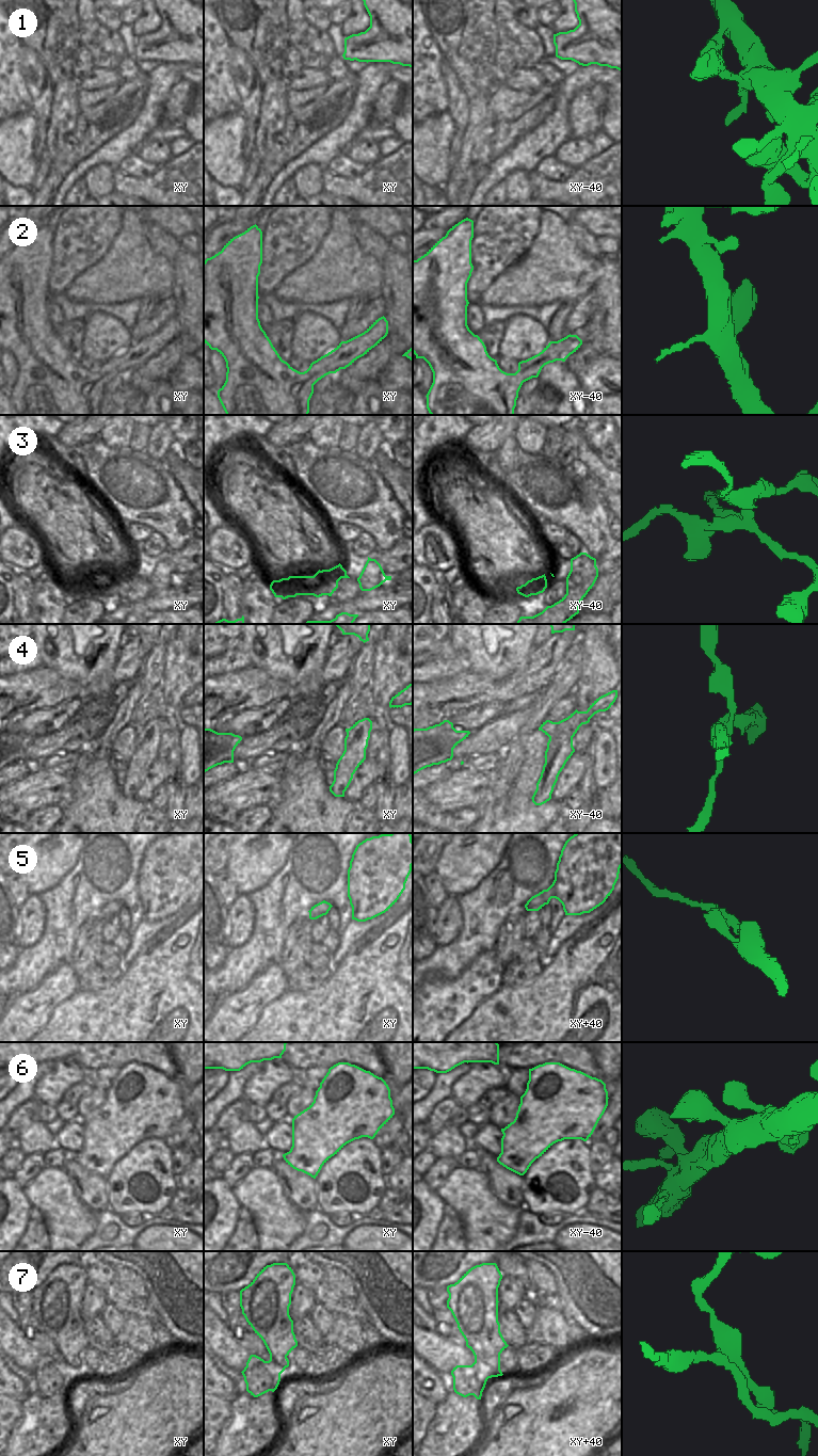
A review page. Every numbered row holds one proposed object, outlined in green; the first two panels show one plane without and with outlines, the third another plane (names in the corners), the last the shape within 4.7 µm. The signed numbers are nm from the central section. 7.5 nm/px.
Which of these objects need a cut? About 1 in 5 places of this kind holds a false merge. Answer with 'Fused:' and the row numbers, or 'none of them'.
Fused: 3, 4, 7.

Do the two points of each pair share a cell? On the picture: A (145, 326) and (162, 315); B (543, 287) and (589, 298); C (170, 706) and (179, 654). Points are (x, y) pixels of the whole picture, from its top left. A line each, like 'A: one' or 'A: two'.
A: one
B: two
C: one

